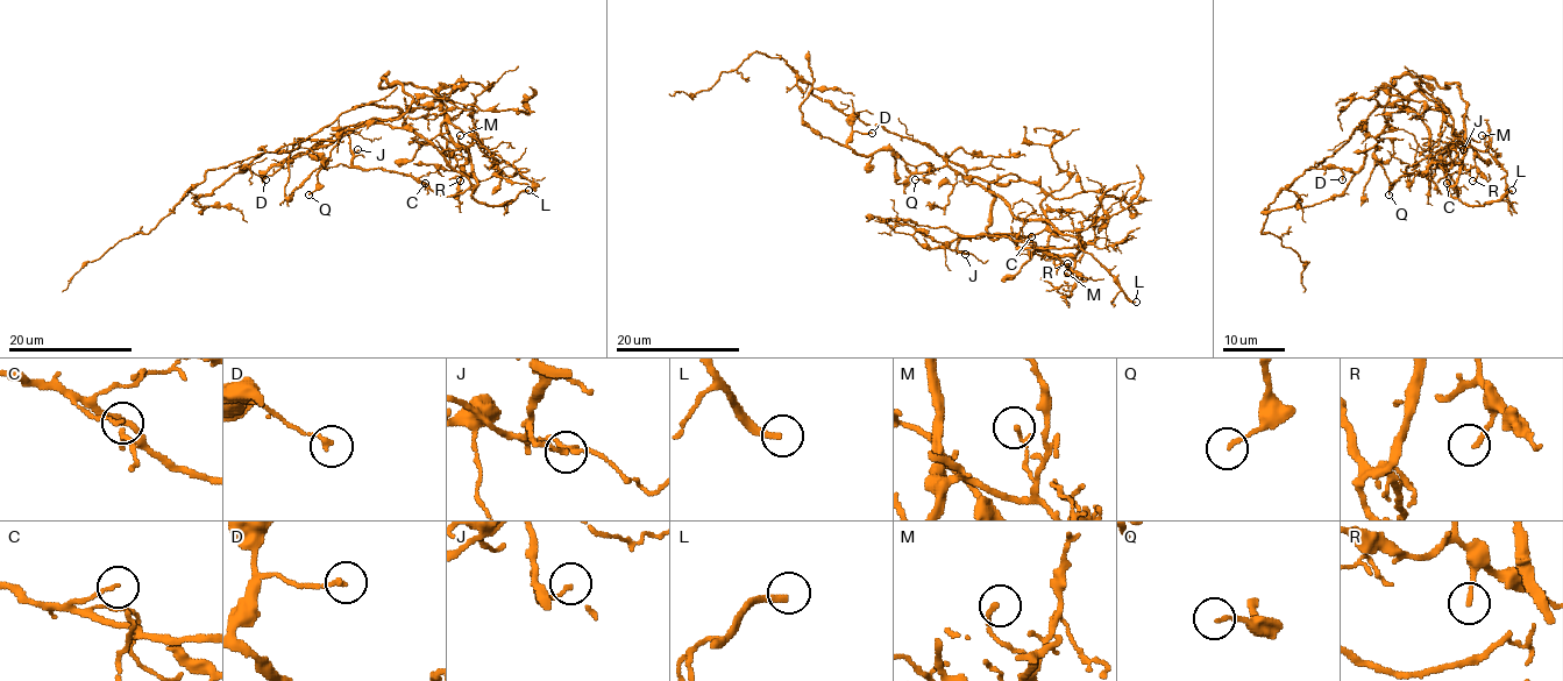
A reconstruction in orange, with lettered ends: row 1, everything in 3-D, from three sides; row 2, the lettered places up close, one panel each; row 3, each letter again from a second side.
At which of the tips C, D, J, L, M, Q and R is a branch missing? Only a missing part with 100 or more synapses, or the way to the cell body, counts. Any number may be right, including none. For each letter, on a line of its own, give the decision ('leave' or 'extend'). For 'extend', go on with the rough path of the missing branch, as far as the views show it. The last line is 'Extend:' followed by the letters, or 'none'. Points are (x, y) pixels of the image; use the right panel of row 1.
C: leave
D: leave
J: leave
L: extend; missing branch runs (1512, 190), (1518, 211), (1535, 218), (1537, 206), (1518, 168), (1518, 142), (1522, 120), (1542, 103), (1540, 100)
M: leave
Q: leave
R: leave
Extend: L

